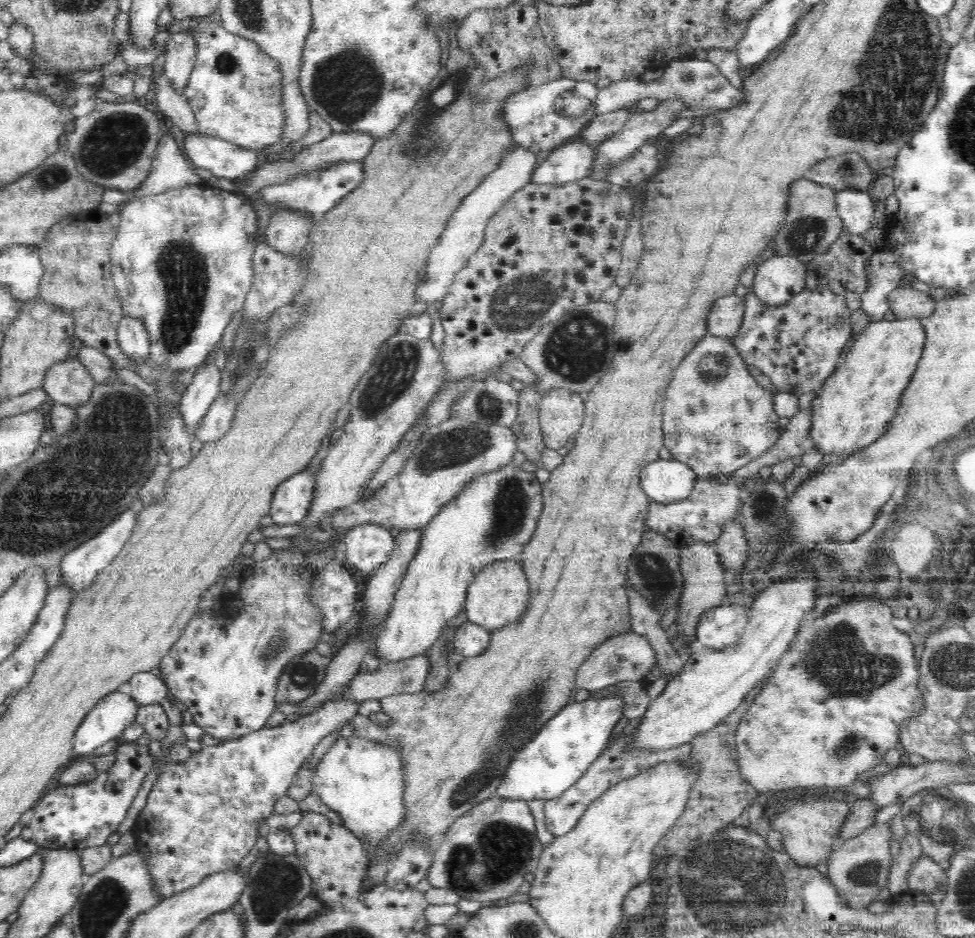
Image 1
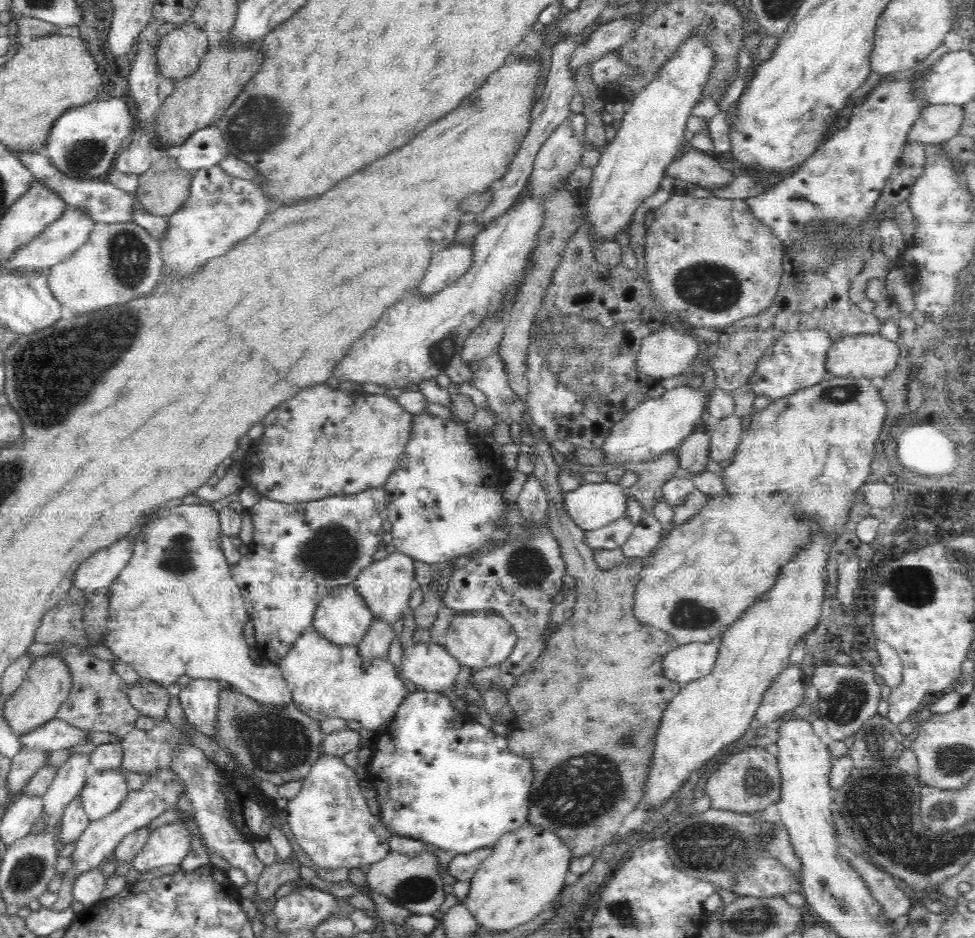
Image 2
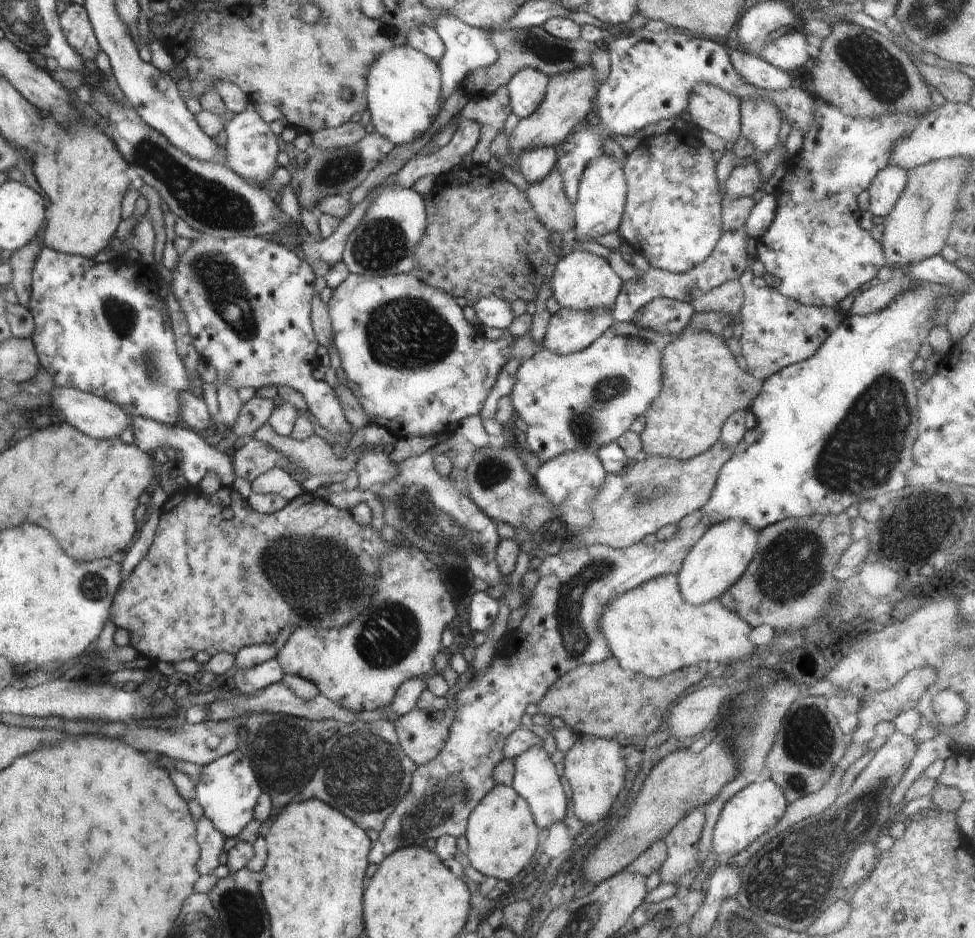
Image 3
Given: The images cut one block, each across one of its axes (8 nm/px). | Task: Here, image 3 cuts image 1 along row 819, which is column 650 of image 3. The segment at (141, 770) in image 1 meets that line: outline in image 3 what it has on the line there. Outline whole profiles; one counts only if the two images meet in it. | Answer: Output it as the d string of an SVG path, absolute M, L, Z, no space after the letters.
M641 27L629 34L611 36L606 41L610 56L609 74L598 87L596 116L598 126L588 125L580 128L569 139L558 147L556 170L562 174L564 194L570 204L577 201L577 190L584 168L594 158L602 156L604 142L618 136L636 135L648 124L659 120L675 119L686 111L688 98L694 92L694 86L700 82L714 84L730 94L738 96L739 100L748 100L756 96L770 98L774 106L780 110L781 120L788 120L802 134L812 126L816 100L808 92L788 87L774 92L754 88L746 84L742 76L734 70L725 41L715 41L691 33L669 28L667 31L653 32Z

